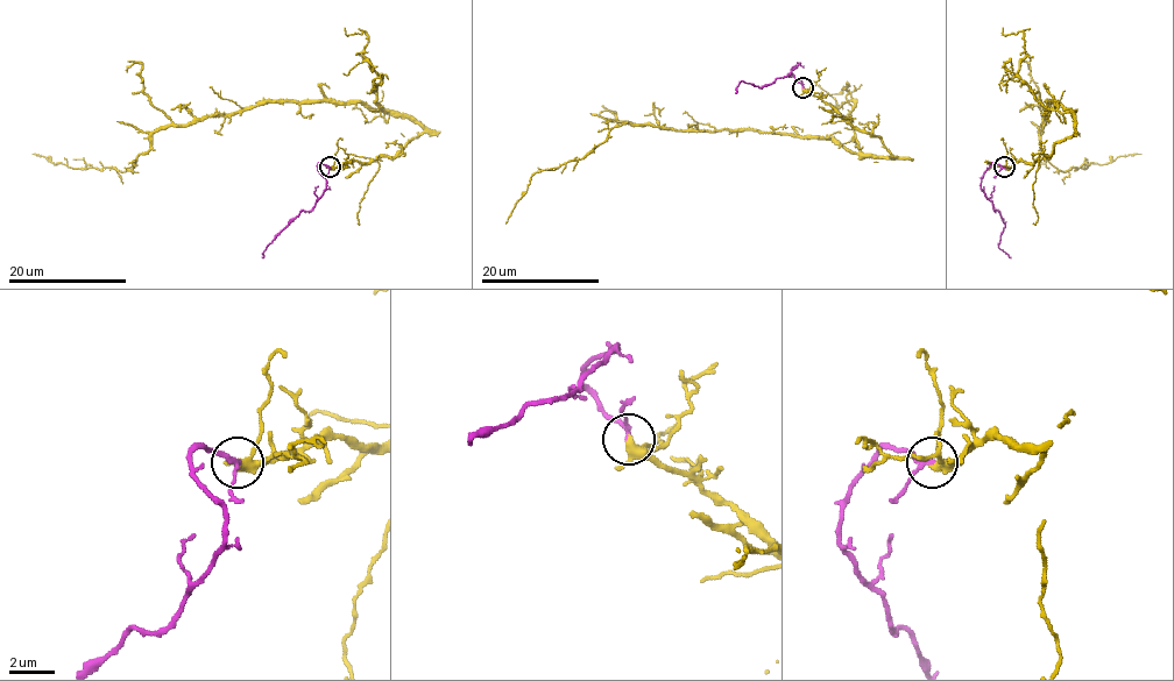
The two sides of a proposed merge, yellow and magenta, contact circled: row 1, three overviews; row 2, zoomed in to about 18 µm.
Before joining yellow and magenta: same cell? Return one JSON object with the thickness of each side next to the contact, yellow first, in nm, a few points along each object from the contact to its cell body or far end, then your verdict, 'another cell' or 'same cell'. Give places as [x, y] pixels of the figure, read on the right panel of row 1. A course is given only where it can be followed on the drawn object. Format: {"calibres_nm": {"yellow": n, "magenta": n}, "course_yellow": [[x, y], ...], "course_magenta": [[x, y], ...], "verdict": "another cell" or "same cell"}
{"calibres_nm": {"yellow": 240, "magenta": 200}, "course_yellow": [[1004, 168], [1047, 157], [1074, 129], [1074, 115], [1049, 101], [1041, 150], [1063, 172], [1140, 154]], "course_magenta": [[1004, 168], [991, 164], [981, 179], [981, 190], [1001, 217], [1004, 229], [998, 246], [1010, 257]], "verdict": "same cell"}

